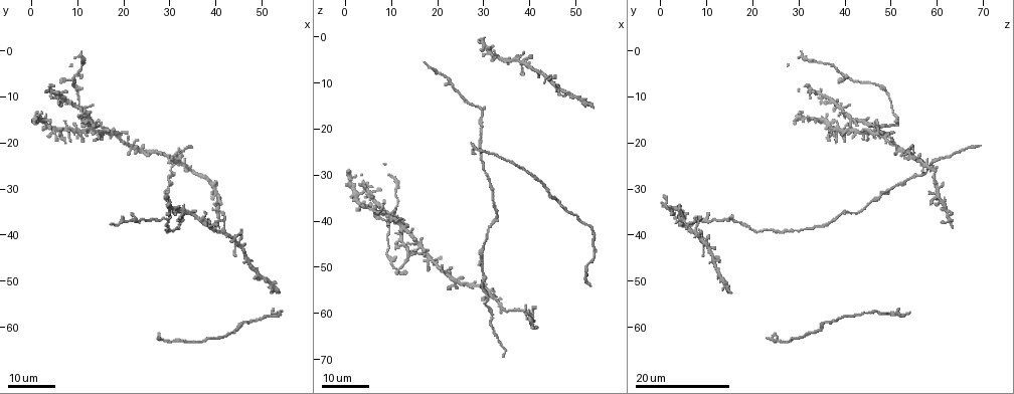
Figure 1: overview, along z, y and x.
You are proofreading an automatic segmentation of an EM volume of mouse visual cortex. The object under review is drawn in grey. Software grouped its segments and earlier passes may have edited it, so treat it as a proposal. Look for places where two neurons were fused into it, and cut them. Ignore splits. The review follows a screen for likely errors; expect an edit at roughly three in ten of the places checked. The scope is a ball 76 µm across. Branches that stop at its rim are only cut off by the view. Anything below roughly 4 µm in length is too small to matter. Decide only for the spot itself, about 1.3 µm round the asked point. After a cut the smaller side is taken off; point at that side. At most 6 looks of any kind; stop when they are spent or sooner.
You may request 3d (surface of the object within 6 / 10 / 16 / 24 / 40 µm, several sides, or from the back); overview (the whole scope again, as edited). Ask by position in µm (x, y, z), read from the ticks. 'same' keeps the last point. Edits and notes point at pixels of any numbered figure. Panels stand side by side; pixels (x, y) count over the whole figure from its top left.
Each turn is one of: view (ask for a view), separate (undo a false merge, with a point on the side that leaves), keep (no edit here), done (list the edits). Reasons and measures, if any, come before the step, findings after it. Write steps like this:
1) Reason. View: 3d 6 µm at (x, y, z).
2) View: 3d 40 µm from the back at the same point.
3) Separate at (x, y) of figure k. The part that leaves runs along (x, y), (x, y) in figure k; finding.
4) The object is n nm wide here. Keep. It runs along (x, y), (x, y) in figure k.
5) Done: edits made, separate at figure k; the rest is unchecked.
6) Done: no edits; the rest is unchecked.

Arms part here. View: 3d 16 µm at (22.5, 37.0, 9.0).

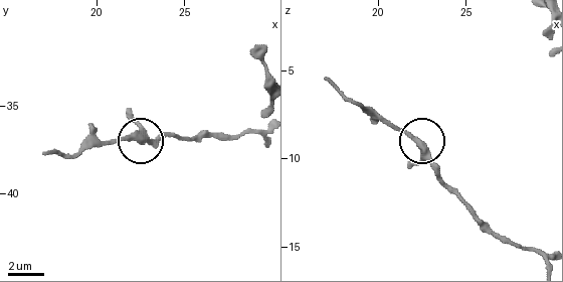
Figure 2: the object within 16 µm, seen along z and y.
View: 3d 6 µm at (22.4, 36.8, 9.2).

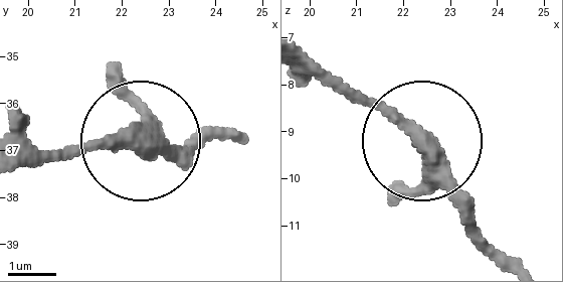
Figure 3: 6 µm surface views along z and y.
Keep. It runs along (236, 138), (188, 149), (129, 138), (24, 149) in figure 3; all the same neuron.

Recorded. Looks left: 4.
Thin arm on a thick one. View: 3d 16 µm at (11.5, 16.0, 50.5).

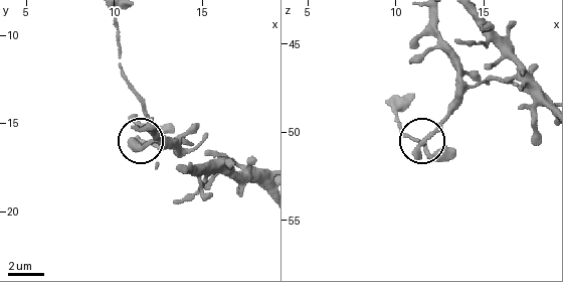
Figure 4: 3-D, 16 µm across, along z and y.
Closer look. View: 3d 6 µm at (11.5, 16.1, 50.6).

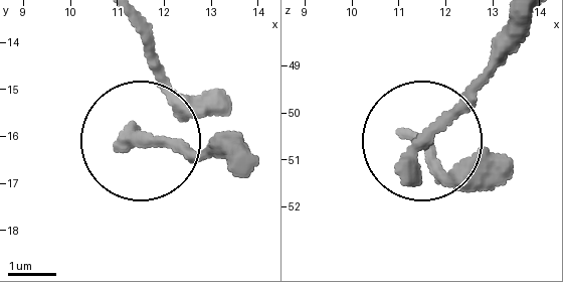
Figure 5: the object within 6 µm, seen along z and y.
View: 3d 6 µm from the back at (11.55, 16.05, 50.60).

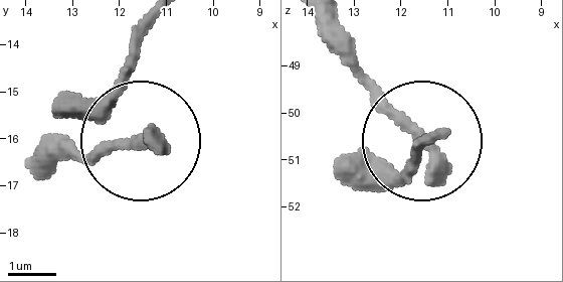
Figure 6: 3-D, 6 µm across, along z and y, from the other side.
3 arms meet here. Keep. It runs along (35, 162), (87, 162), (144, 130), (79, 106) in figure 6; continuous, no second neuron.

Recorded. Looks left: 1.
Done: no edits; the rest is unchecked.

